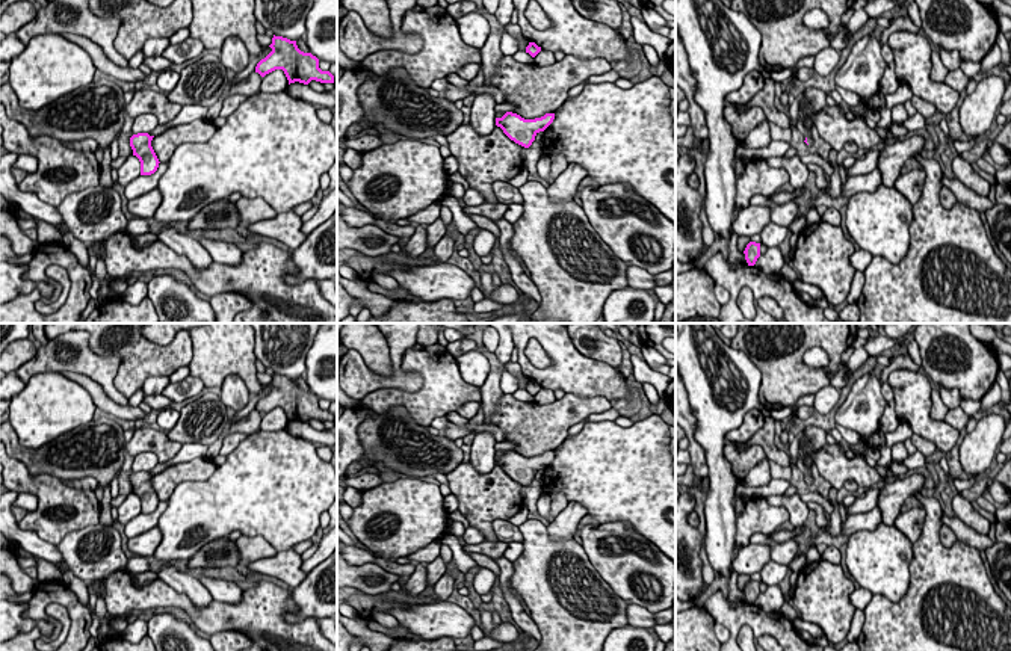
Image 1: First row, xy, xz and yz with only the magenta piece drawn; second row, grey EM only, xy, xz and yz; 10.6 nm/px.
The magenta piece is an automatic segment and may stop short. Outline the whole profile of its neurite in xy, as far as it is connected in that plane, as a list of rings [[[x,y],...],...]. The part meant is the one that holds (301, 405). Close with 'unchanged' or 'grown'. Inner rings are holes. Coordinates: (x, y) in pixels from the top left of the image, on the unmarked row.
[[[274,373],[269,385],[272,390],[255,405],[255,411],[261,415],[275,408],[283,408],[289,423],[295,420],[308,423],[311,418],[334,421],[334,414],[329,409],[322,409],[319,397],[311,391],[301,390],[296,379]]]; unchanged

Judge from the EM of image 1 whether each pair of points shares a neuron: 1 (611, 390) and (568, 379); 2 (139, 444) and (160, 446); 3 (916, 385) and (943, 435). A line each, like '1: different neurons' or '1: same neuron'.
1: same neuron
2: same neuron
3: same neuron

